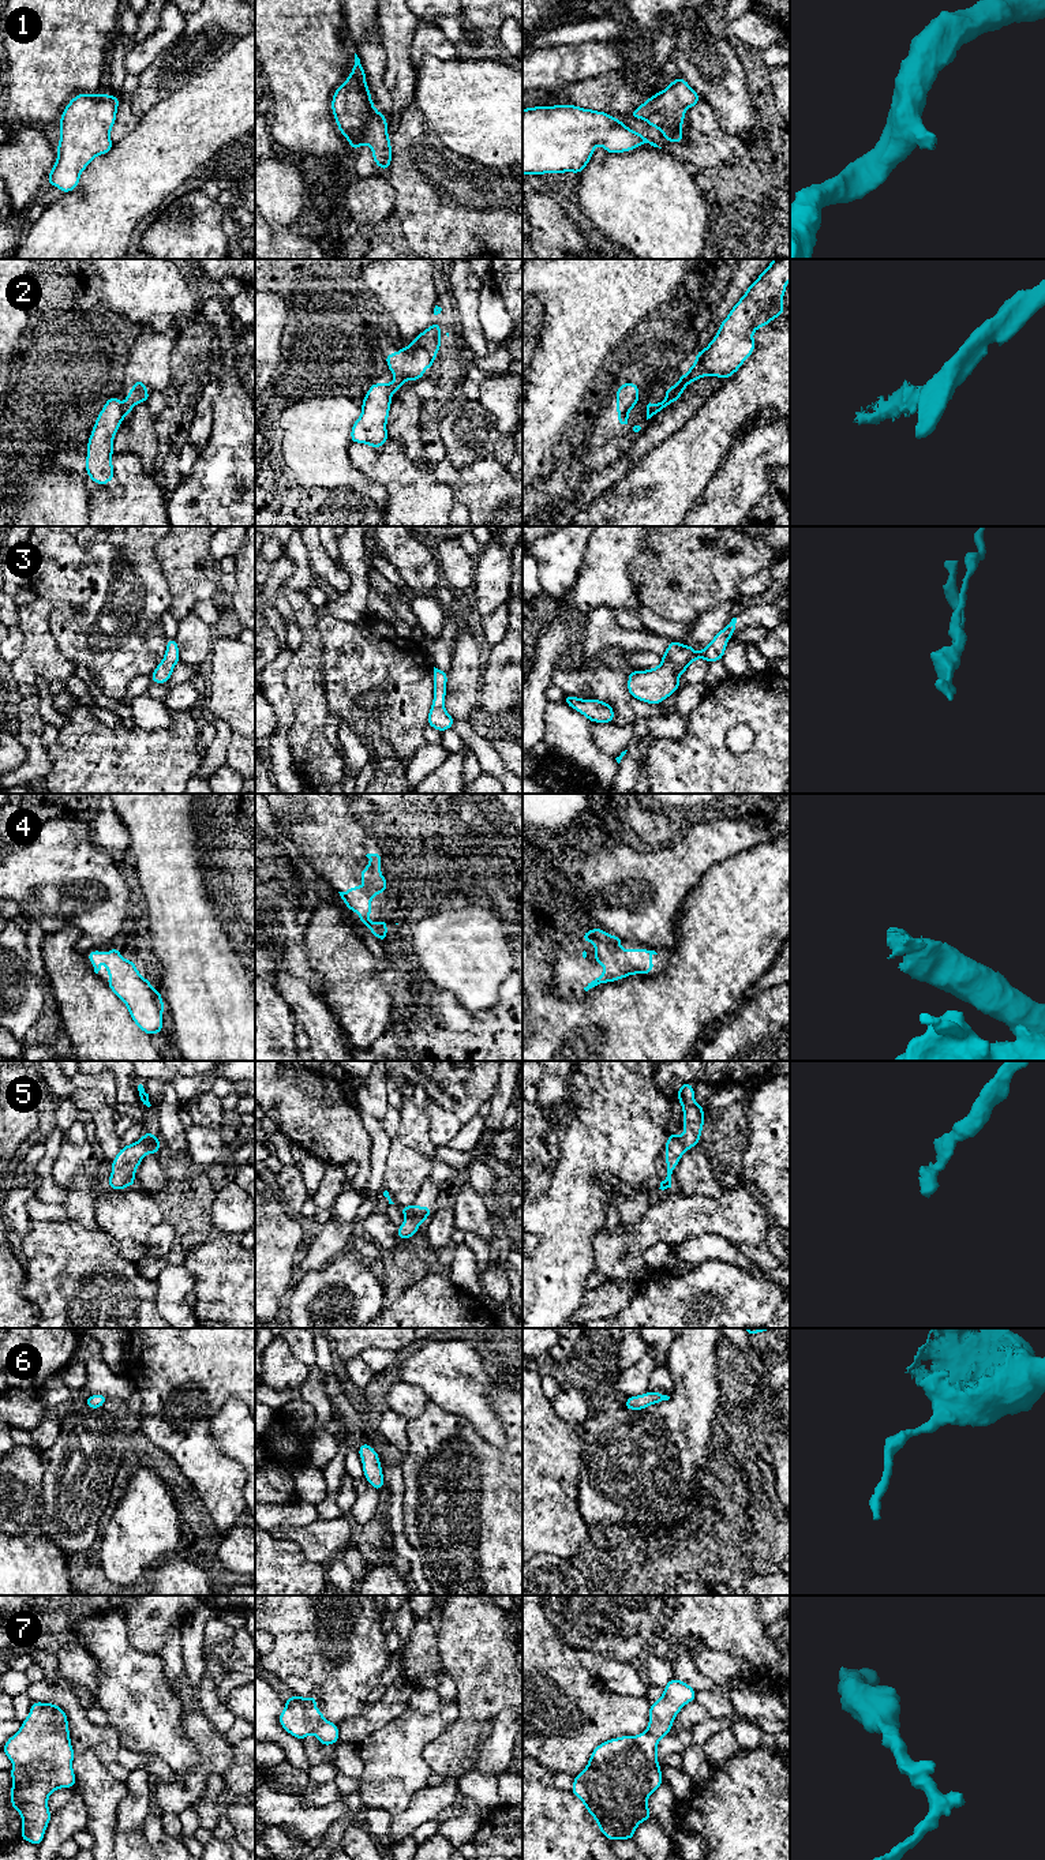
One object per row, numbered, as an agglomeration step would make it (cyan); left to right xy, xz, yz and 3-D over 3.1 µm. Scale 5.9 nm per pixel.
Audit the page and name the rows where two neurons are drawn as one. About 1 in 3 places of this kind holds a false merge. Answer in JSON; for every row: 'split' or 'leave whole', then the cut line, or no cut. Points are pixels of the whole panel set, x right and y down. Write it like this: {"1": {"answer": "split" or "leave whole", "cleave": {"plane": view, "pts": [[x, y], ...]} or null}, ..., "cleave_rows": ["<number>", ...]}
{"1": {"answer": "leave whole", "cleave": null}, "2": {"answer": "split", "cleave": {"plane": "xy", "pts": [[123, 404], [126, 415]]}}, "3": {"answer": "leave whole", "cleave": null}, "4": {"answer": "leave whole", "cleave": null}, "5": {"answer": "leave whole", "cleave": null}, "6": {"answer": "leave whole", "cleave": null}, "7": {"answer": "leave whole", "cleave": null}, "cleave_rows": ["2"]}

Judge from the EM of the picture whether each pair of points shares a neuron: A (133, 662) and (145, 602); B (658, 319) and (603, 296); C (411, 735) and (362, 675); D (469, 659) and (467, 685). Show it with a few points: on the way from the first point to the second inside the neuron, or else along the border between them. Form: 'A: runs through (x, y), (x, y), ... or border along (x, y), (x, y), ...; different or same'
A: runs through (133, 647), (133, 632), (139, 625), (141, 617); same
B: border along (673, 295), (633, 329), (630, 342); different
C: runs through (405, 713), (399, 682), (384, 675); same
D: runs through (467, 666), (467, 678); same

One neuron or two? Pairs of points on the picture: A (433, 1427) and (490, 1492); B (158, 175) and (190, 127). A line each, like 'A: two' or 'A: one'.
A: one
B: one

